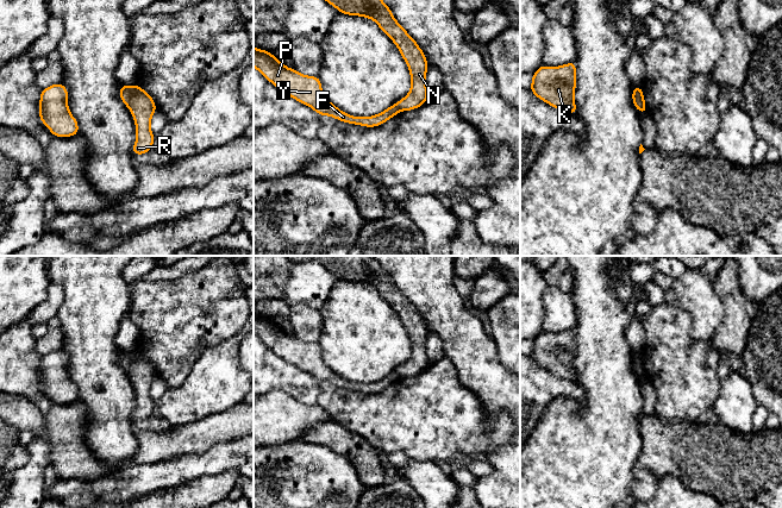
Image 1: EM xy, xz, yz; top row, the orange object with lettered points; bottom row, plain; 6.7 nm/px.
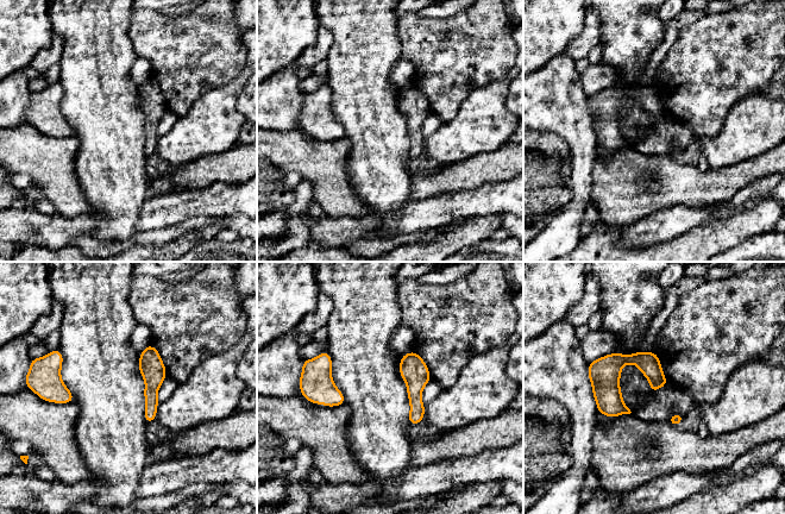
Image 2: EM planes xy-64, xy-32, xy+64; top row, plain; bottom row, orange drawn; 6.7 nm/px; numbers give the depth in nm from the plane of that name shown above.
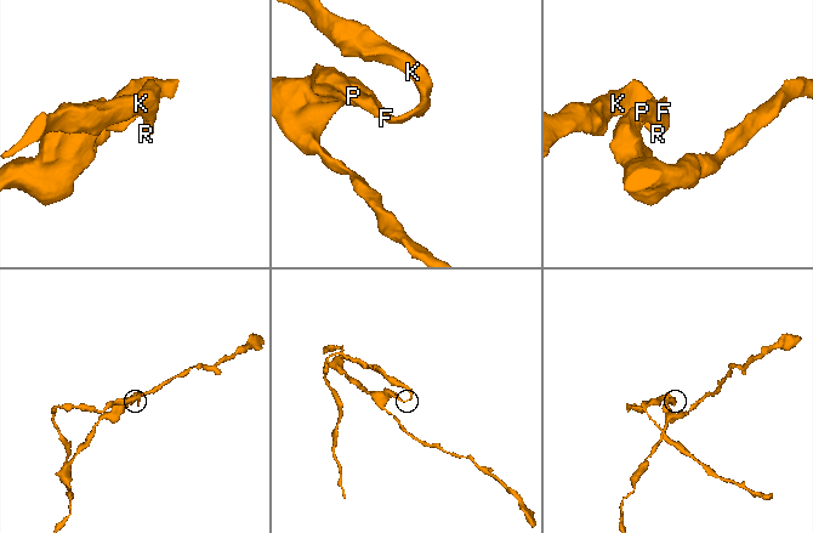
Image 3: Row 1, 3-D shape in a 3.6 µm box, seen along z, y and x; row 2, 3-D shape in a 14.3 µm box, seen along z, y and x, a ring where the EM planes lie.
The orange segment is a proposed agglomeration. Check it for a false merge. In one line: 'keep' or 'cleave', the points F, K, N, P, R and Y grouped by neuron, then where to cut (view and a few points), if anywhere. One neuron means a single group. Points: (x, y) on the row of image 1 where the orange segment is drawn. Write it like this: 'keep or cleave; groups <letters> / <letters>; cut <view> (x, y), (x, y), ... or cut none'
cleave; groups F P Y / K N R; cut xy (131, 86), (131, 99), (127, 107)

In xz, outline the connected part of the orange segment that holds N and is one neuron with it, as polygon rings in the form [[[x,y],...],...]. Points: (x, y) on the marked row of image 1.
[[[325,0],[342,14],[359,15],[373,19],[394,42],[411,73],[411,90],[395,105],[400,111],[412,111],[428,100],[426,73],[428,64],[418,43],[393,17],[383,0]]]

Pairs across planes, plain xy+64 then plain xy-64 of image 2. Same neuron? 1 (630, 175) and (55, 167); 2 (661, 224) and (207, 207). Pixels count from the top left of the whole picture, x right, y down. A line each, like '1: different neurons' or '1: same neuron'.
1: same neuron
2: same neuron

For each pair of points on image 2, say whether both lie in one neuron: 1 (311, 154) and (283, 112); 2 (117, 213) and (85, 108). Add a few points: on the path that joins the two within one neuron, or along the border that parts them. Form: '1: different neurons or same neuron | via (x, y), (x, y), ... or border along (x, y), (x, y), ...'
1: different neurons | border along (269, 129), (300, 129), (302, 131)
2: same neuron | via (117, 187), (111, 171), (111, 135)

